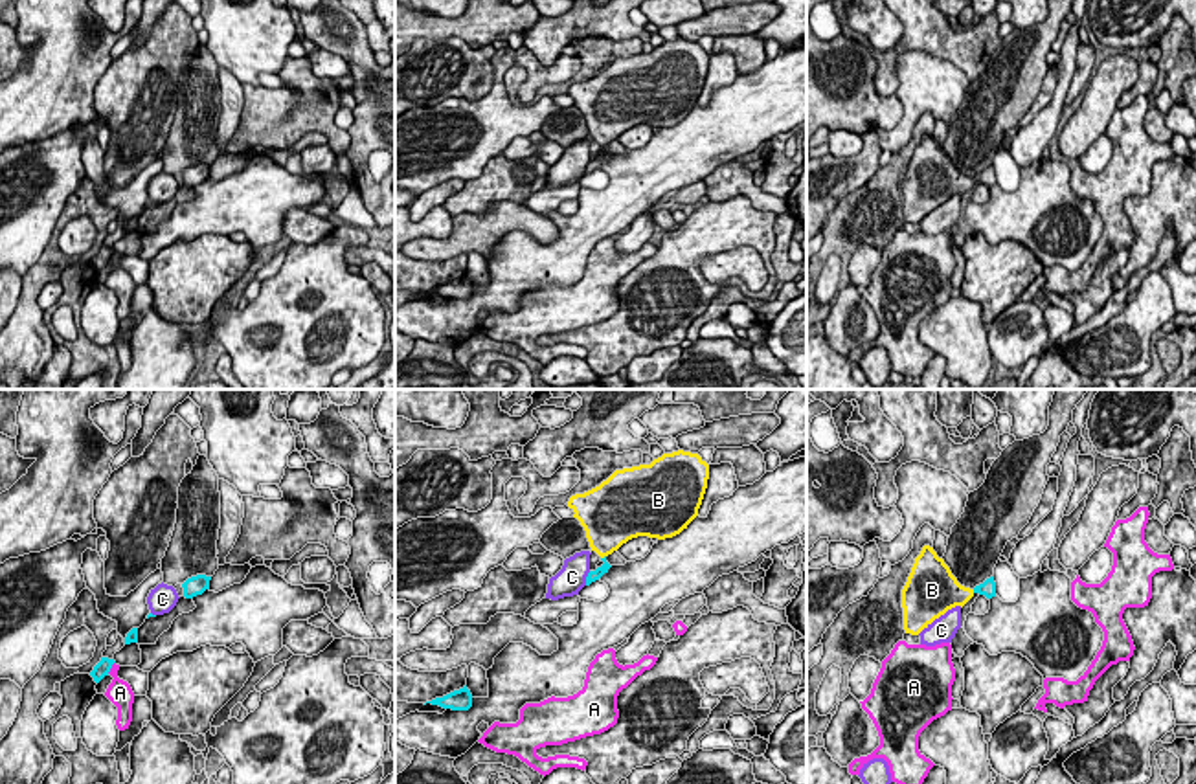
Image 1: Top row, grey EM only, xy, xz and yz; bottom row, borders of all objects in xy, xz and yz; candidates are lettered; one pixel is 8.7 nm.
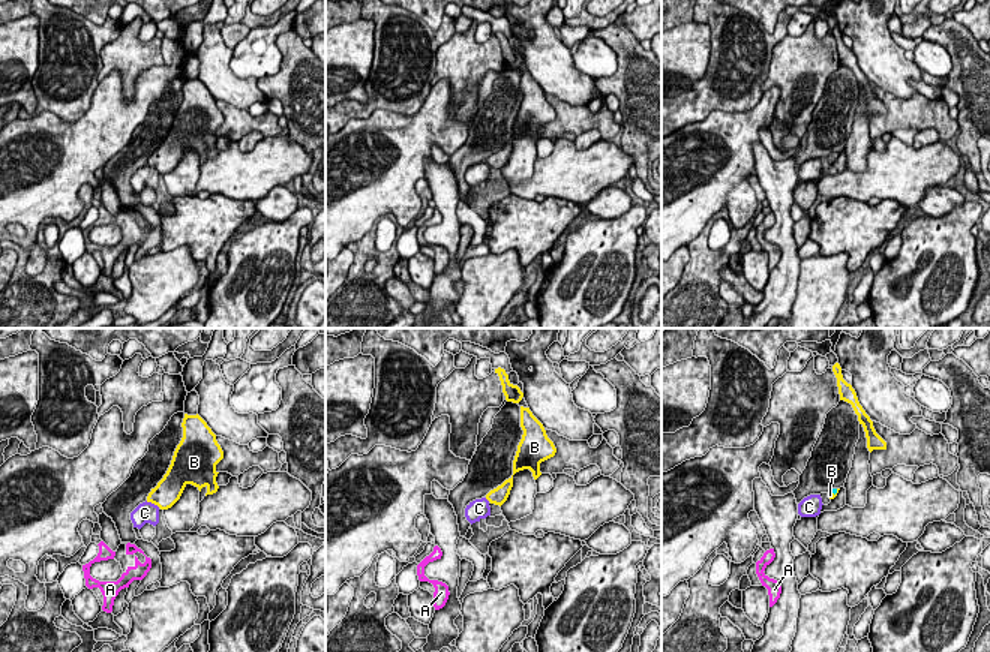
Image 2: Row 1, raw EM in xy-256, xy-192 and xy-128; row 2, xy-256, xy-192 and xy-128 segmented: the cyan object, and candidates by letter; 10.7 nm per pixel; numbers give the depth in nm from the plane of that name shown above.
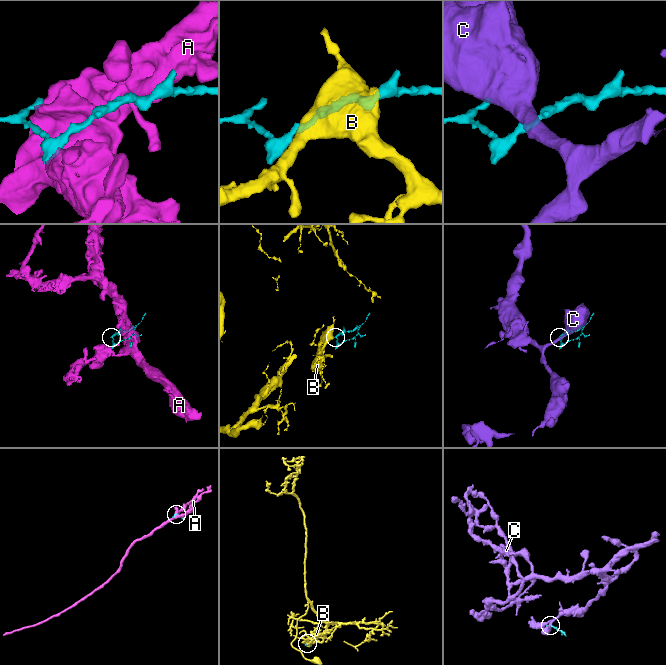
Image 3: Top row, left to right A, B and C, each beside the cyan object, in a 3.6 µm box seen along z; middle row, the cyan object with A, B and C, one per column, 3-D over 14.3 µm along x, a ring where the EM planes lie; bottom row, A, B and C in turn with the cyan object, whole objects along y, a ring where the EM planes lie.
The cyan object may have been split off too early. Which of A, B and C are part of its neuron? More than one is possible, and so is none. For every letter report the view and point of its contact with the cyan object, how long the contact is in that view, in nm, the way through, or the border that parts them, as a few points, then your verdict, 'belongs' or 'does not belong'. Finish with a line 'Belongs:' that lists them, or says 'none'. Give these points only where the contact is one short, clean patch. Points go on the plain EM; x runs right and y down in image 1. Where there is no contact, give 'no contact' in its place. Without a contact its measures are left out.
A: meets cyan in xy at (111, 256); contact 130 nm long; does not belong
B: meets cyan in xz at (605, 145); contact 60 nm long; runs through xz (594, 164), (605, 155), (605, 145), (607, 118); belongs
C: meets cyan in xz at (586, 168); contact 140 nm long; border along xz (590, 160), (585, 173); does not belong
Belongs: B

